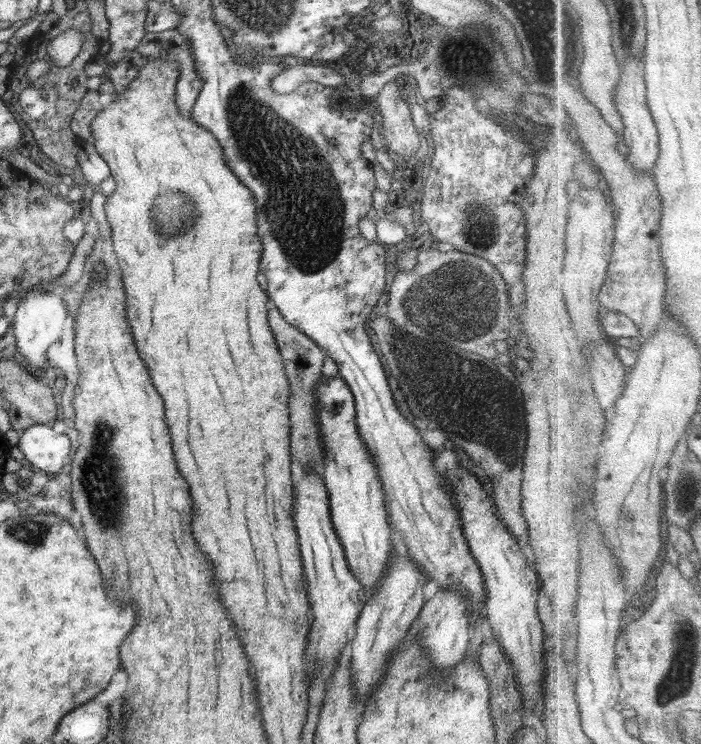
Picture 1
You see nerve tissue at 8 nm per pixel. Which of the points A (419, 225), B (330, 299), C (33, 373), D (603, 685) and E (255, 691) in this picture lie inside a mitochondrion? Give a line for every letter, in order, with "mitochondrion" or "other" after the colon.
A: other
B: other
C: other
D: other
E: other

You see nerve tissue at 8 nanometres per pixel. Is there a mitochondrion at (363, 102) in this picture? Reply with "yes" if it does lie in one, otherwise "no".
no

